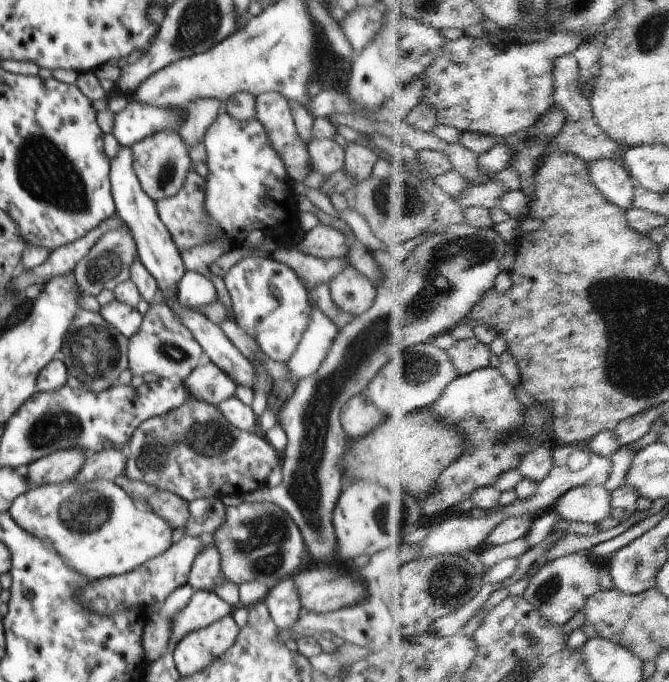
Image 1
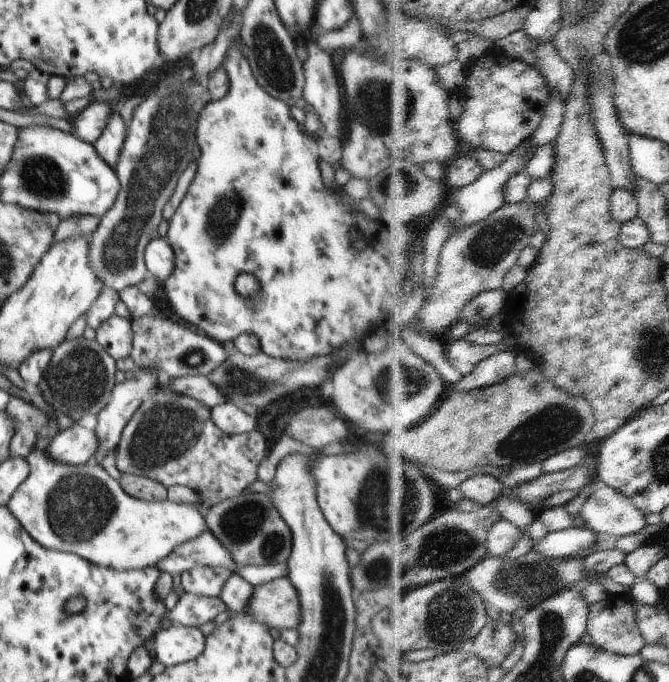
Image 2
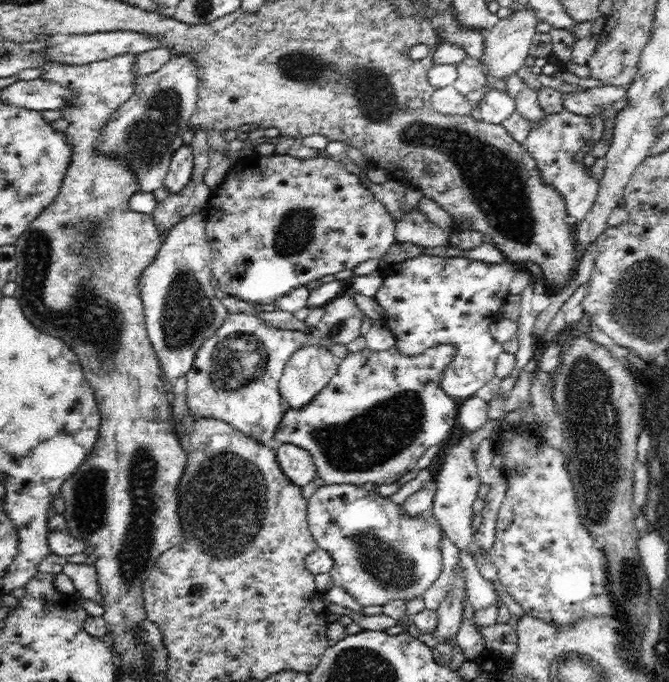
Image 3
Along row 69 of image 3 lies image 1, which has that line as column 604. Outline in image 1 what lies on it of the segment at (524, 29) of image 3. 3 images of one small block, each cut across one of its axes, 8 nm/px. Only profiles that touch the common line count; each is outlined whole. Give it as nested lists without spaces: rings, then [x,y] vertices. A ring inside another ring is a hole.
[[[584,485],[572,488],[562,496],[556,504],[560,514],[572,522],[588,522],[598,525],[598,522],[612,517],[613,492],[604,485]]]

